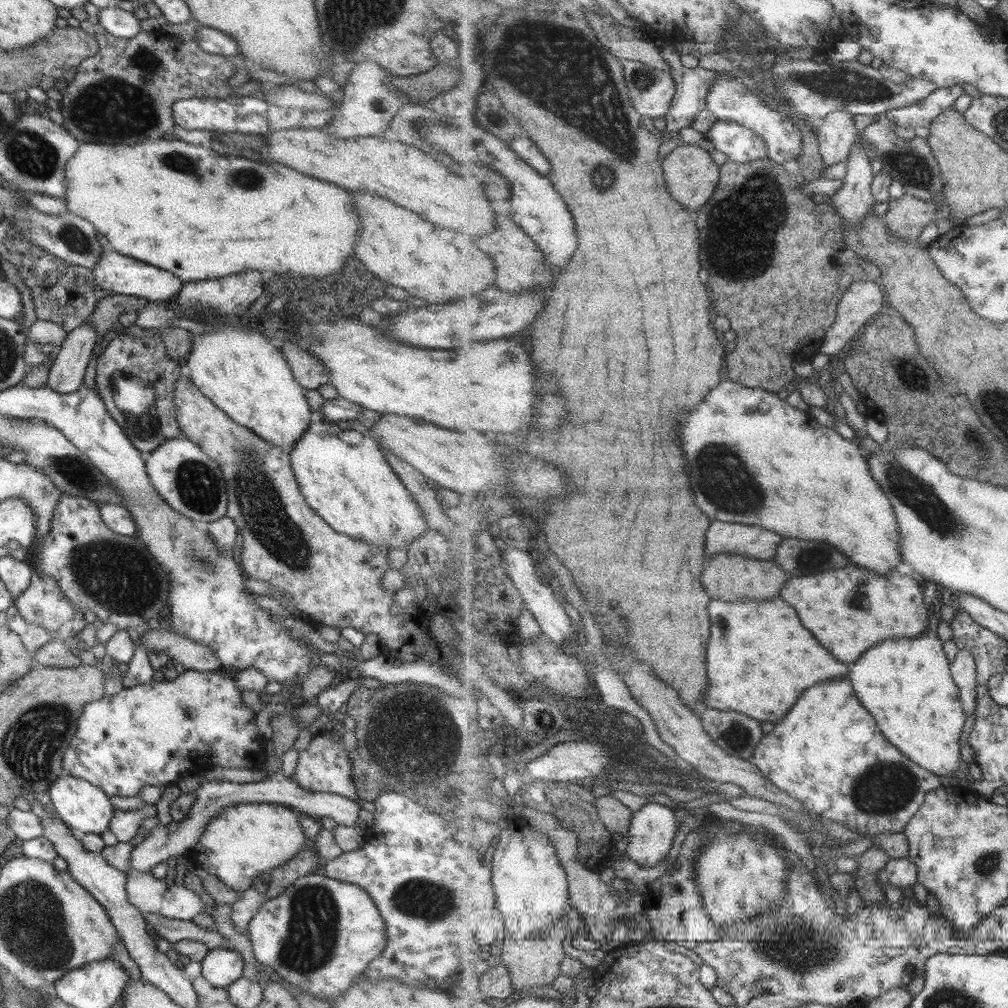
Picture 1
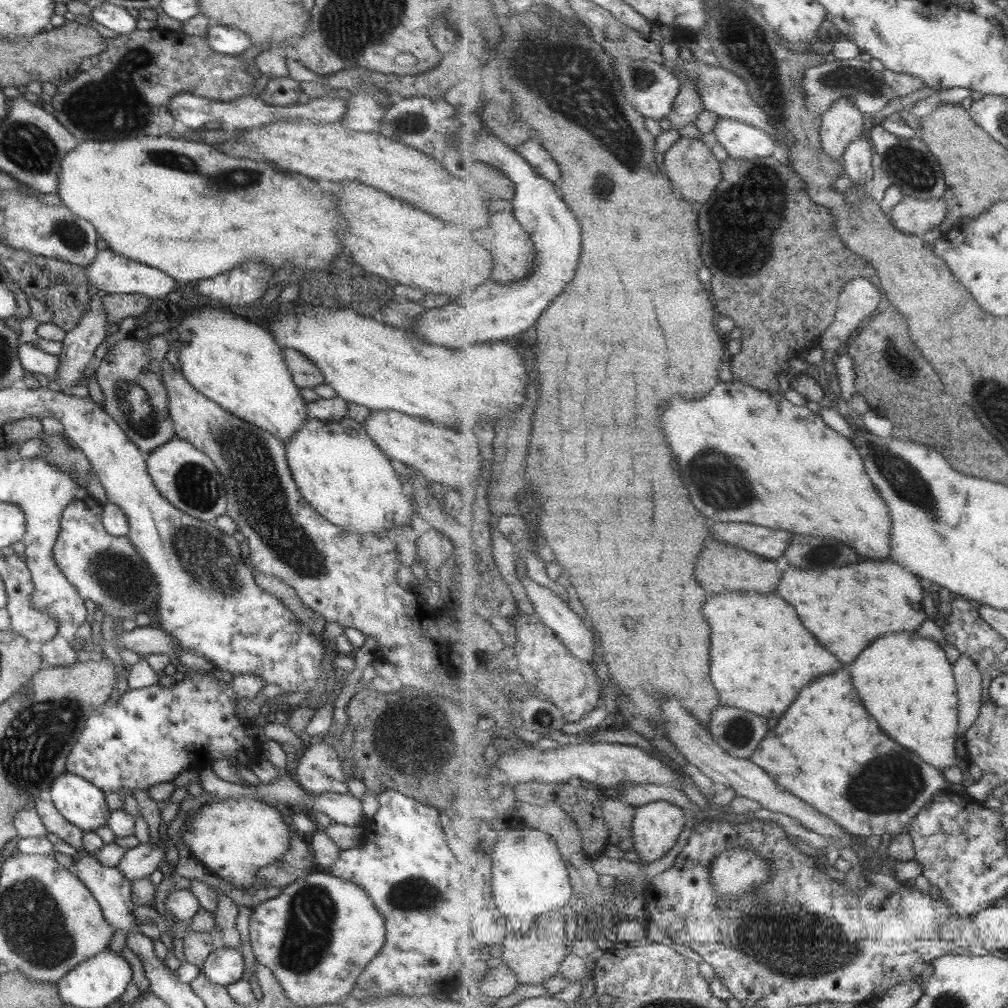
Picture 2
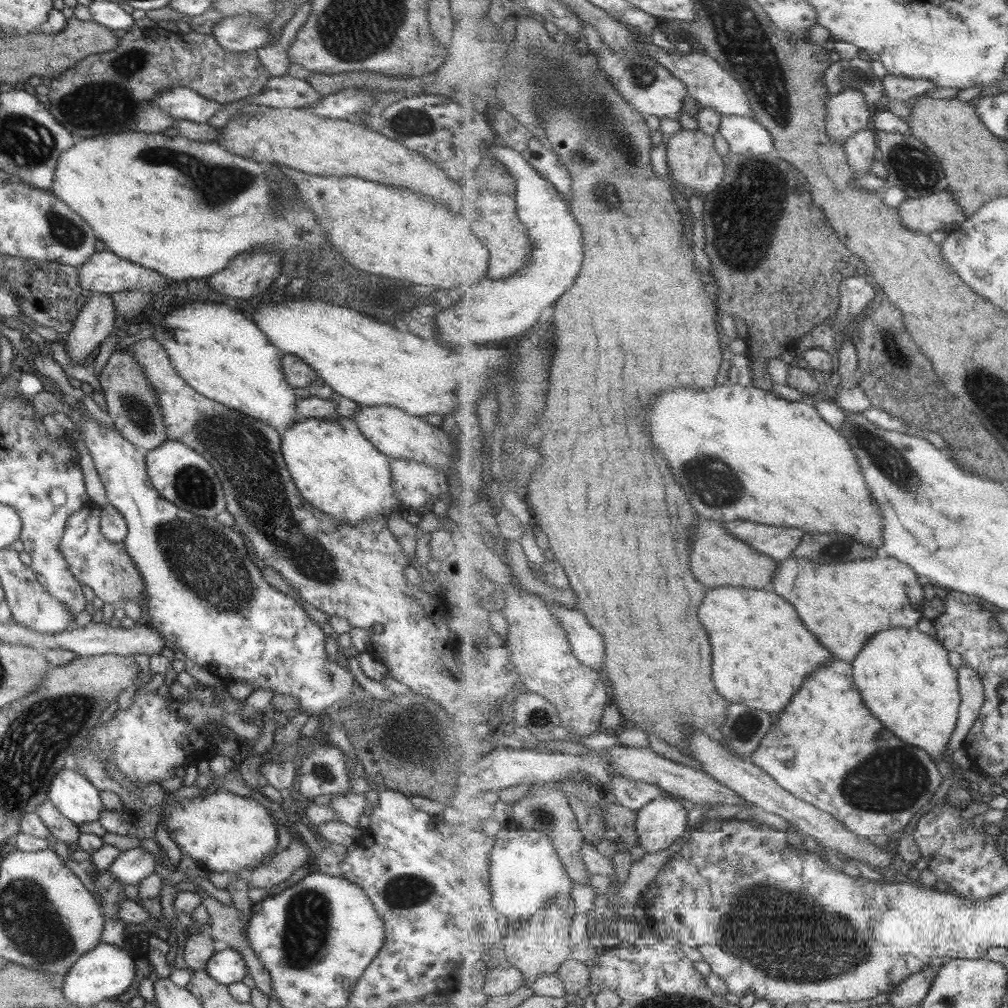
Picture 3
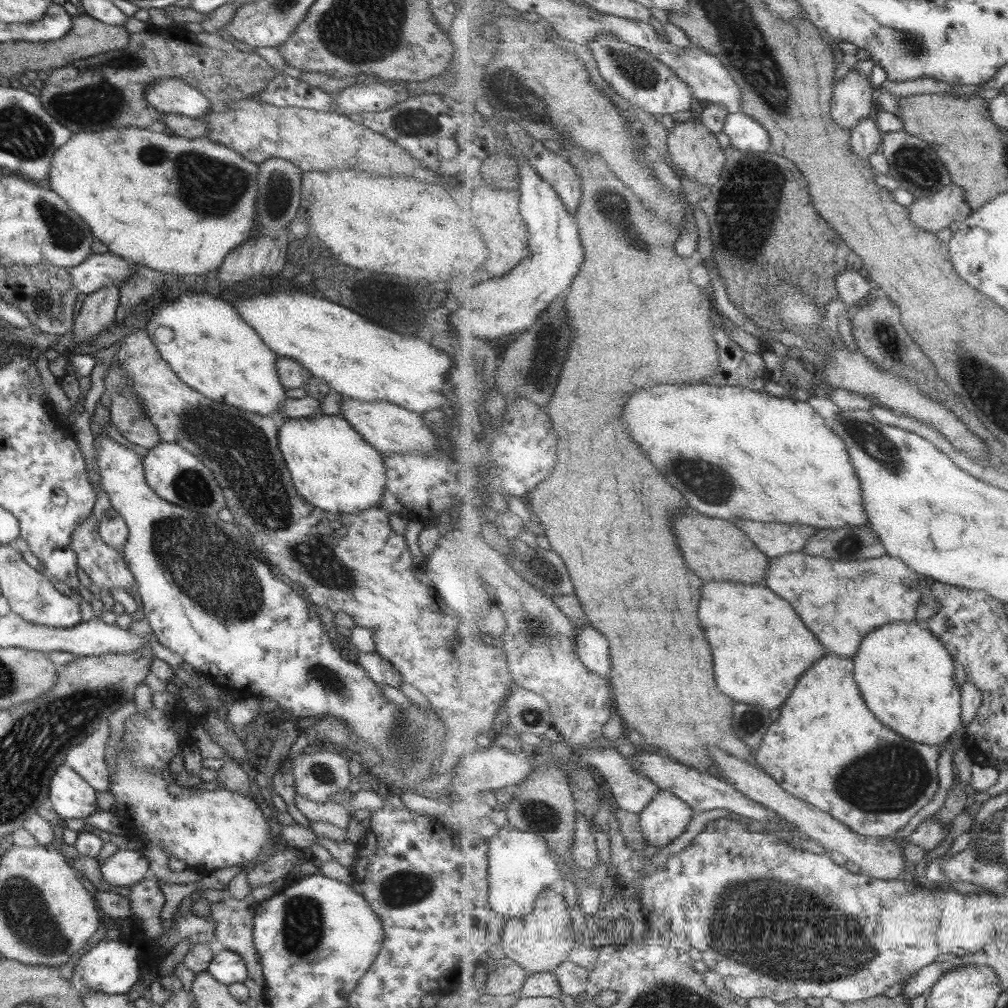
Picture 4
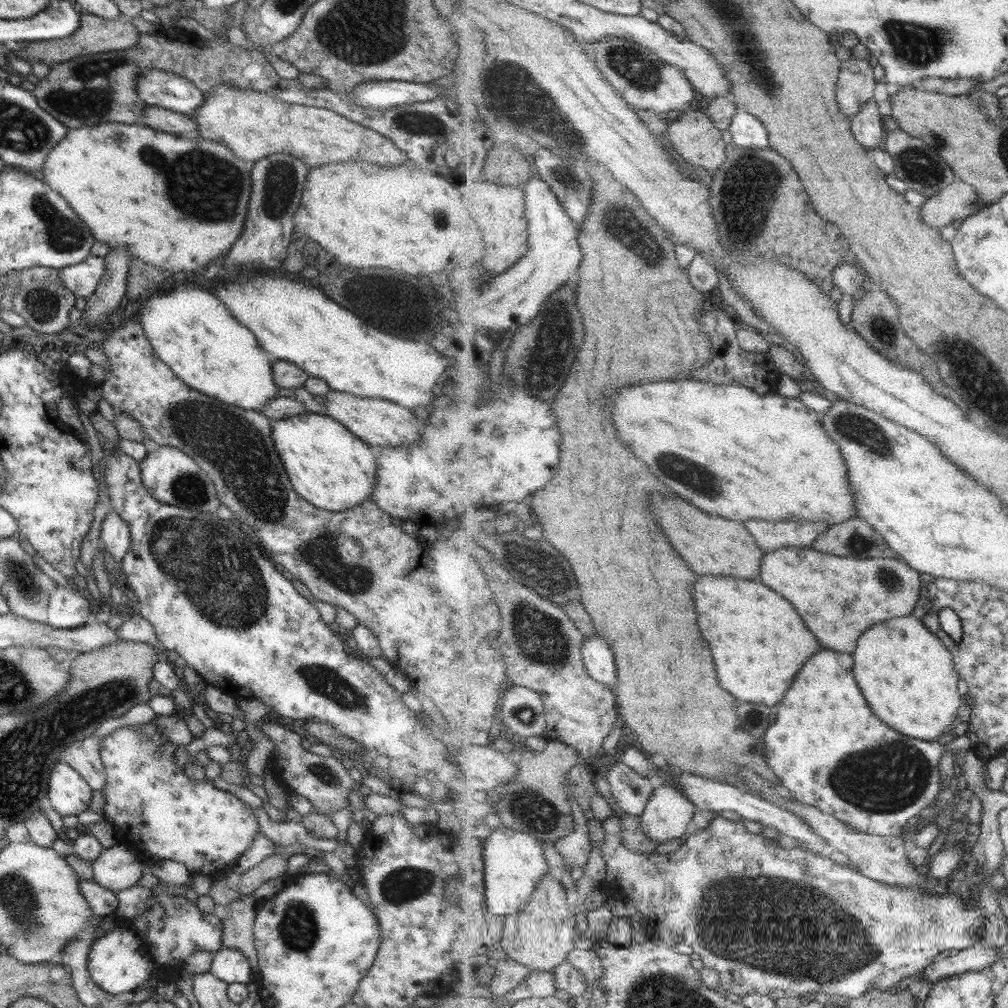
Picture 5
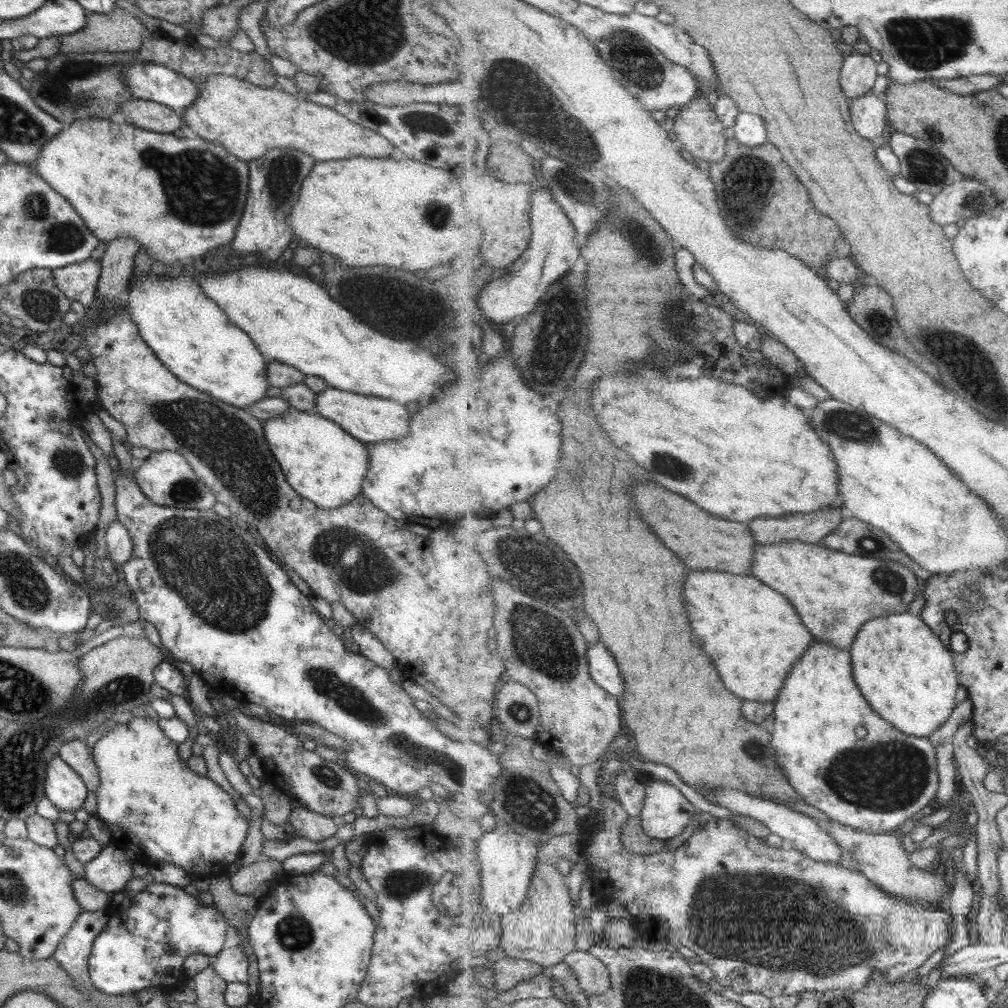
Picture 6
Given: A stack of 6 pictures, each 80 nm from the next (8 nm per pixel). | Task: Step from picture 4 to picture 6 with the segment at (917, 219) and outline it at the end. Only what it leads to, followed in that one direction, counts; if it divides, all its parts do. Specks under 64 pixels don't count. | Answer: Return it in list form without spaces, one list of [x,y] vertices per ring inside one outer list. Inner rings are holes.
[[[964,177],[935,195],[930,208],[932,219],[945,226],[957,224],[961,218],[969,220],[983,216],[1000,202],[988,184],[976,178]]]

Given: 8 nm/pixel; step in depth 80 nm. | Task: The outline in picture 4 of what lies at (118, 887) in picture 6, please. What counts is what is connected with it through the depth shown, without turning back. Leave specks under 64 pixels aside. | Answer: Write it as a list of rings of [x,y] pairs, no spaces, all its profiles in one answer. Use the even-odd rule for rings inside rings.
[[[118,849],[99,863],[102,880],[113,886],[132,886],[143,879],[147,861],[139,851]]]

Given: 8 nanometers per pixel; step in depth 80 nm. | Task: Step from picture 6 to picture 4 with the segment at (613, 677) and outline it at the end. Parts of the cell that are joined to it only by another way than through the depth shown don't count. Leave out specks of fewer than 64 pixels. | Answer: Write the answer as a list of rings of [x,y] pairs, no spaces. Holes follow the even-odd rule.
[[[593,626],[576,630],[576,647],[581,660],[599,676],[610,680],[612,673],[612,653],[609,652],[607,638]]]

